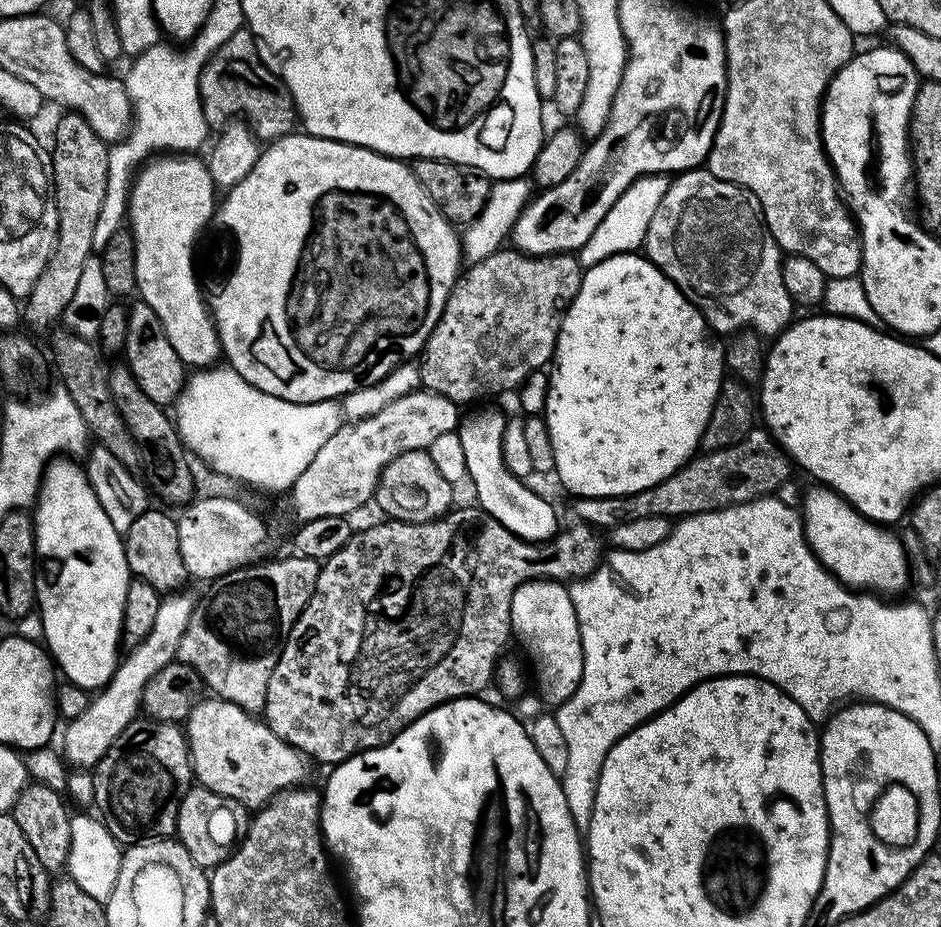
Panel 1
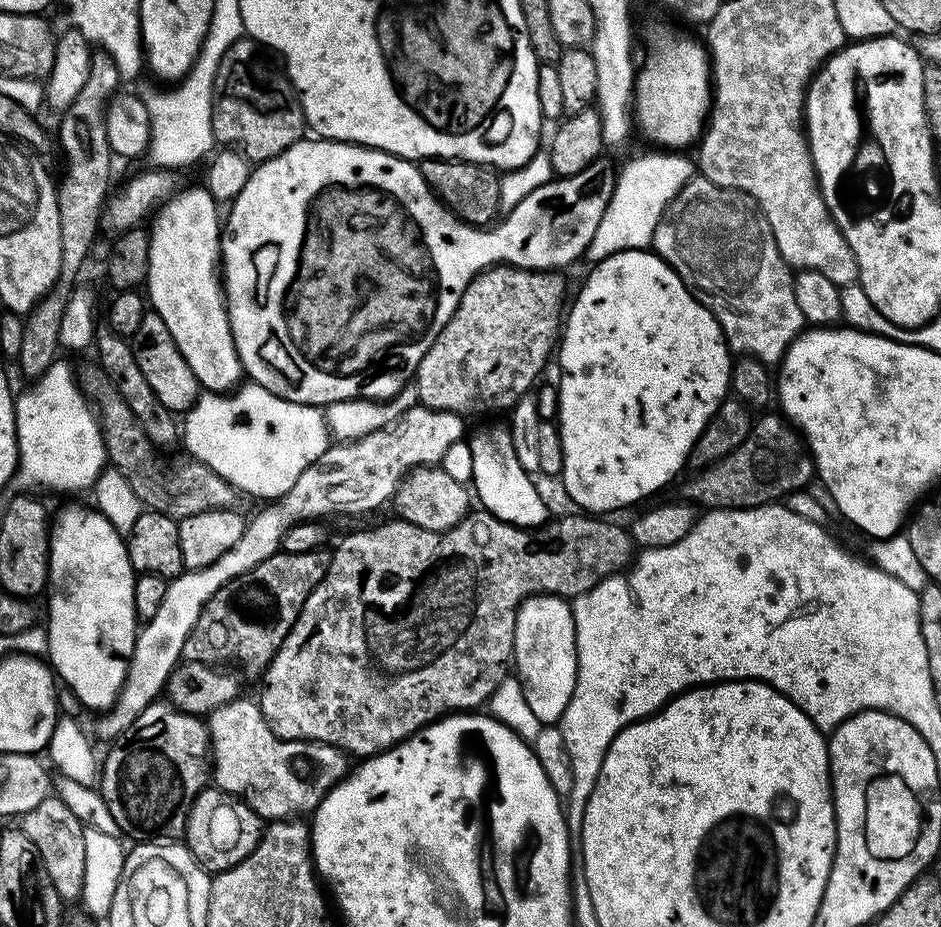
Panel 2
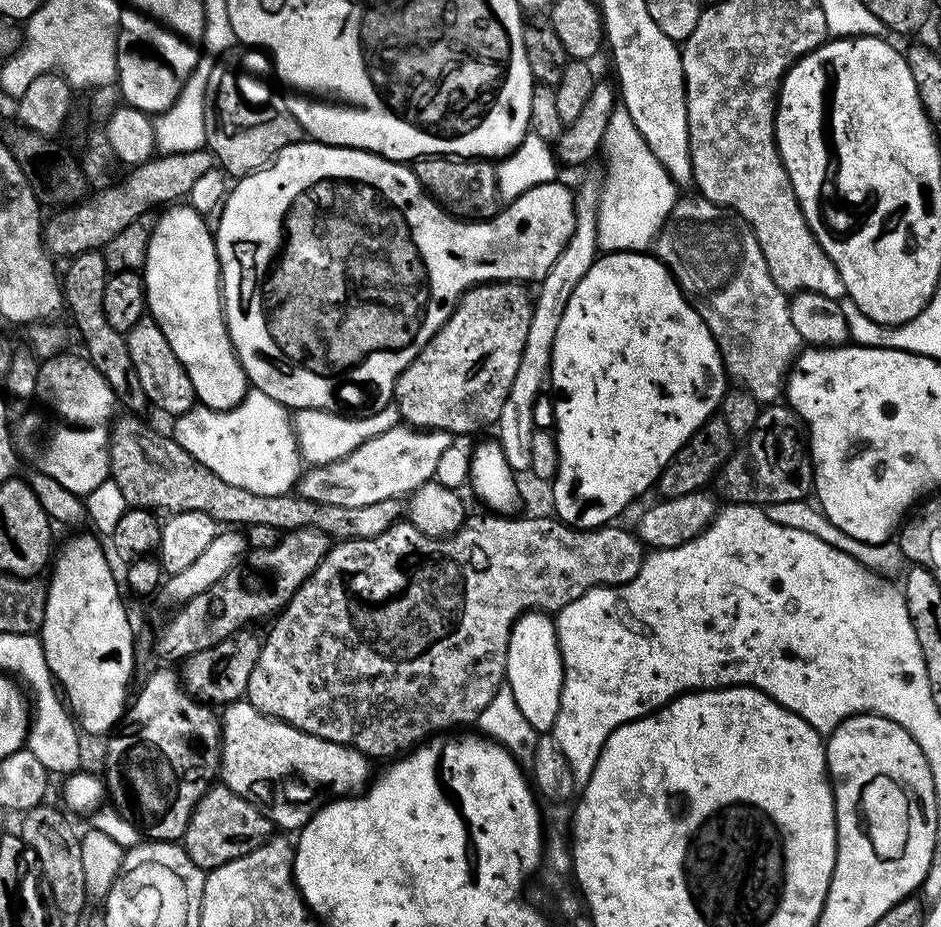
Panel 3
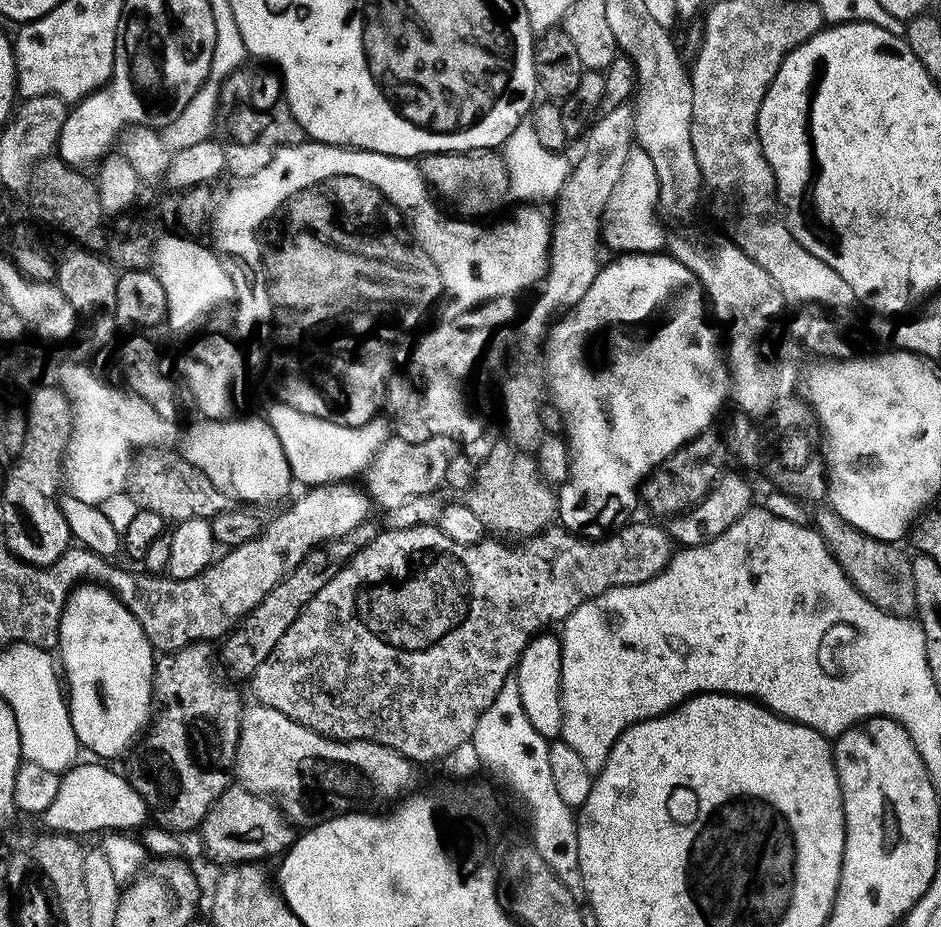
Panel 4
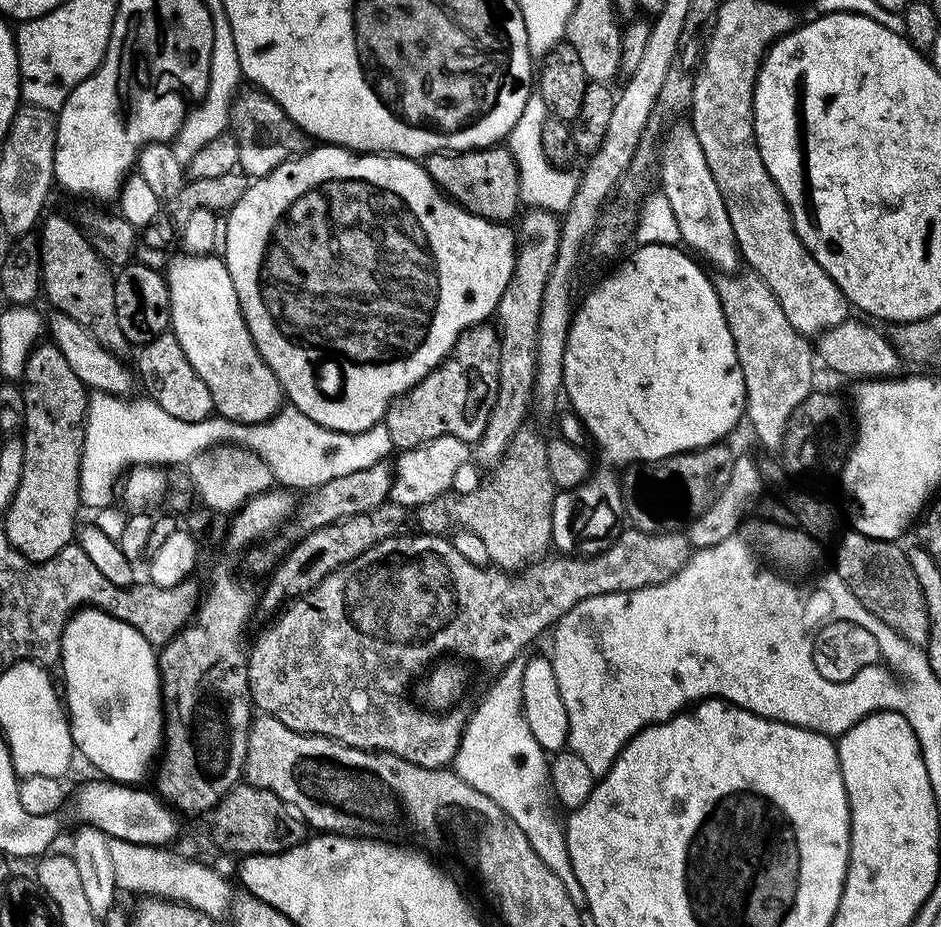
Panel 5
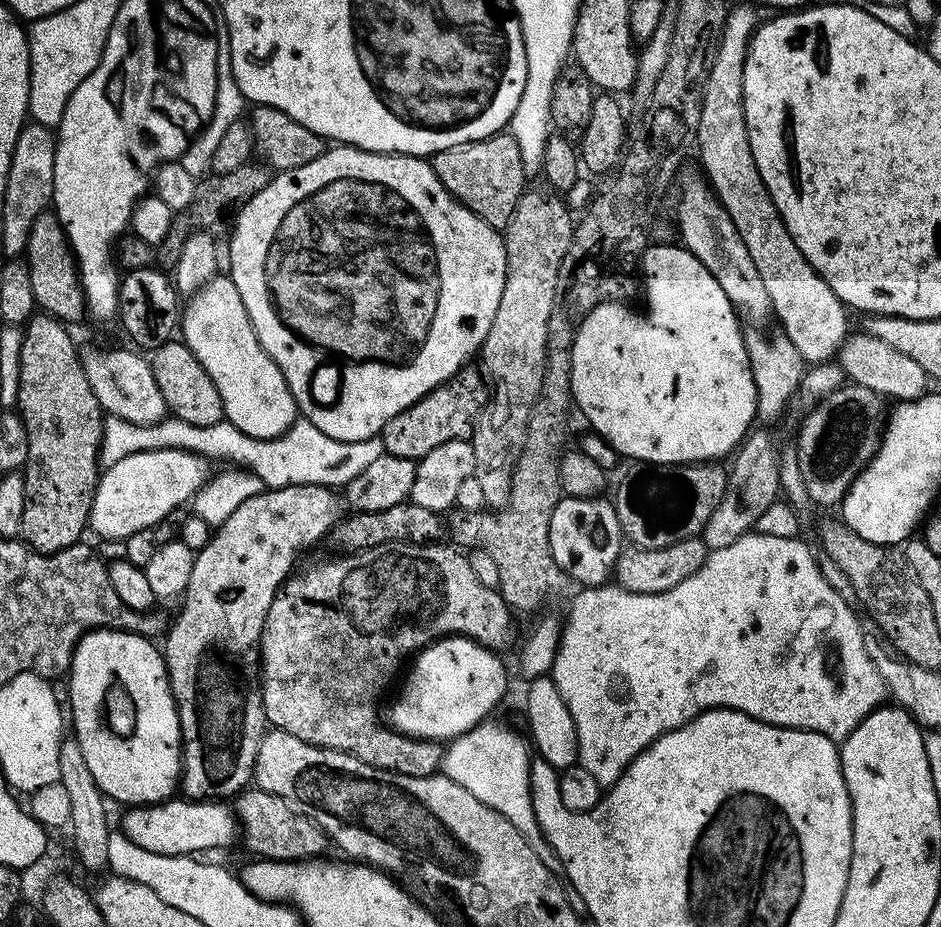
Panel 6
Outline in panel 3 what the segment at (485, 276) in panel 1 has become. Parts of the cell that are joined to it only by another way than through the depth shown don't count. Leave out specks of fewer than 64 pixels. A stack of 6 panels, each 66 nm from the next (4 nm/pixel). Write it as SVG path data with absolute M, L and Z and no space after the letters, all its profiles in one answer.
M489 282L478 284L475 288L469 288L460 297L456 305L456 311L453 312L452 317L438 329L435 338L424 347L424 351L417 355L415 362L396 380L394 400L395 403L400 403L400 412L408 419L405 421L411 427L417 430L439 430L453 434L468 434L464 432L476 432L479 428L490 427L491 429L497 423L502 414L503 404L508 402L511 396L511 386L514 385L515 375L518 374L518 364L522 362L522 354L526 346L526 336L530 334L534 304L530 298L528 301L528 292L524 288L527 287L520 282Z

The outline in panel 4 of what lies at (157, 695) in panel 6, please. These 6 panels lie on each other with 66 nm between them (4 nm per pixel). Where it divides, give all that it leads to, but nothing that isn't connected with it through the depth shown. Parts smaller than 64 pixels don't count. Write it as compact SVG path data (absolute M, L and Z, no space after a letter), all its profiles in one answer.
M76 594L69 595L60 614L58 629L61 660L59 663L62 665L63 679L66 681L68 712L72 715L77 745L81 749L89 748L94 754L93 757L104 762L112 762L115 756L122 755L124 751L127 753L137 743L138 737L147 729L154 711L152 702L154 646L146 638L134 614L130 614L130 610L125 608L119 599L111 599L79 600Z

